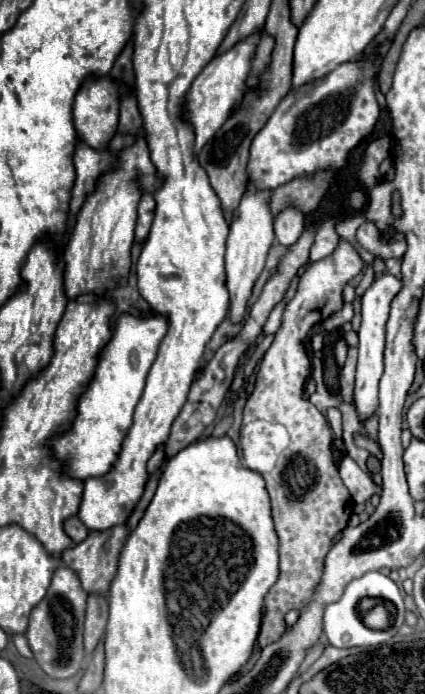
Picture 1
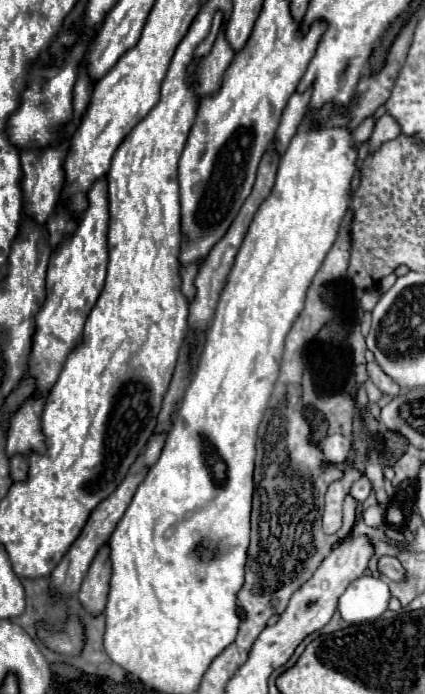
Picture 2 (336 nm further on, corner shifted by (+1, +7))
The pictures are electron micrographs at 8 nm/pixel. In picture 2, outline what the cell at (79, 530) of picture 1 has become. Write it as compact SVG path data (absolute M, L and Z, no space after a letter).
M13 457L11 459L11 479L13 481L25 481L27 479L27 473L29 473L29 463L25 457Z

